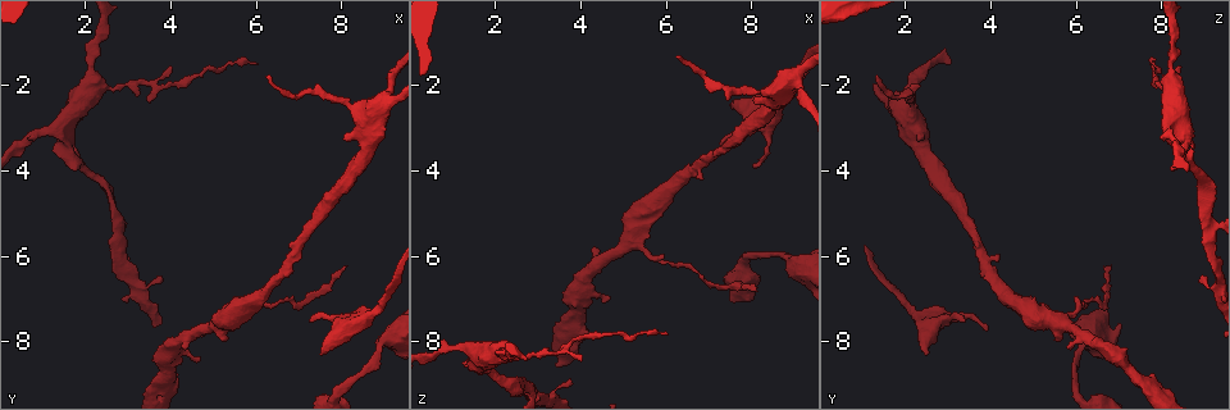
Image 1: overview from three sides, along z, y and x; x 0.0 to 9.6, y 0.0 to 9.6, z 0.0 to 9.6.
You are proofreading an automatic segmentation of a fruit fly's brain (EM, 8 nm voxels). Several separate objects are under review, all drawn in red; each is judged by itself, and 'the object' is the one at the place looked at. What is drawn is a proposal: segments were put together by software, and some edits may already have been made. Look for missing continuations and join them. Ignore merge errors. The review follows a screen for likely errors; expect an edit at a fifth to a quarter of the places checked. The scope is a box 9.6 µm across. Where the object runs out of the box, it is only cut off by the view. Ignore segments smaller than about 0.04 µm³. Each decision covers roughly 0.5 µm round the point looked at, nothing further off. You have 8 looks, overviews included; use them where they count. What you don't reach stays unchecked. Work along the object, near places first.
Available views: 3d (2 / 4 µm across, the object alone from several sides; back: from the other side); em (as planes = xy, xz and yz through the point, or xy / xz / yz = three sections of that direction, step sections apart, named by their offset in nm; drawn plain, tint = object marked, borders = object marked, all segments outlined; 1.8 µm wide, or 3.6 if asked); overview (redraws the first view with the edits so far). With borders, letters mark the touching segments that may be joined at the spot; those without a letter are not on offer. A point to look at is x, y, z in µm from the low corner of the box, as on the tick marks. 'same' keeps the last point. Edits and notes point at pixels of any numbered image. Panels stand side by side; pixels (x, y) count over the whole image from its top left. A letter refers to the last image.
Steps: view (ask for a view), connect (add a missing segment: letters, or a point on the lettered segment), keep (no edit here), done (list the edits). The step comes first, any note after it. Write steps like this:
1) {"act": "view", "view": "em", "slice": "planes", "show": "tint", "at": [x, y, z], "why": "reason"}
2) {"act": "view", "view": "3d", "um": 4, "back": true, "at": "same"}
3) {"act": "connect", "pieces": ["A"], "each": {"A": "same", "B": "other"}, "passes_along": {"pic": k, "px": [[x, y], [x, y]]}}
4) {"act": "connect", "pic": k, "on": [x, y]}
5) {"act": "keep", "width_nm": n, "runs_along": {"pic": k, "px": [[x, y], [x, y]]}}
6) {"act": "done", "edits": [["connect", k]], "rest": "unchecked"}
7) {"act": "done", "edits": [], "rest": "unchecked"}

{"act": "view", "view": "3d", "um": 2, "at": [8.10, 7.70, 3.95], "why": "branch stops here"}

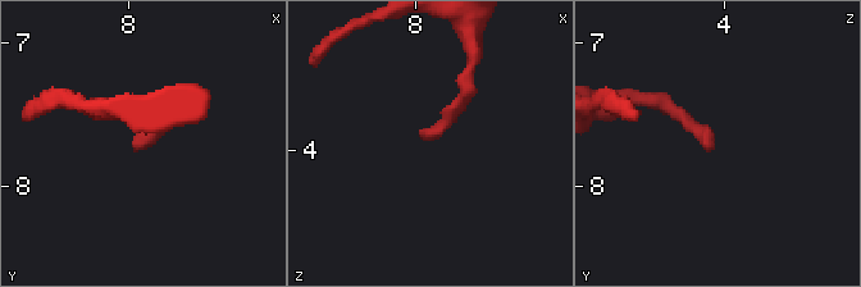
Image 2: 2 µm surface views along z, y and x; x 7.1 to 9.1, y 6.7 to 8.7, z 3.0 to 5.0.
{"act": "view", "view": "em", "slice": "planes", "show": "tint", "at": [8.04, 7.76, 3.90], "why": "shape alone is not enough"}

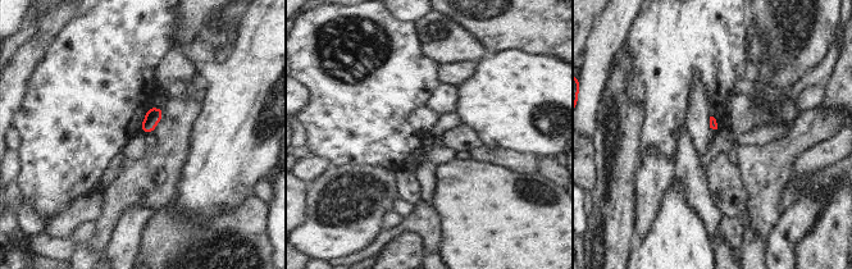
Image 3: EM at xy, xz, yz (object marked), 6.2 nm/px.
{"act": "view", "view": "em", "slice": "planes", "show": "borders", "at": "same"}

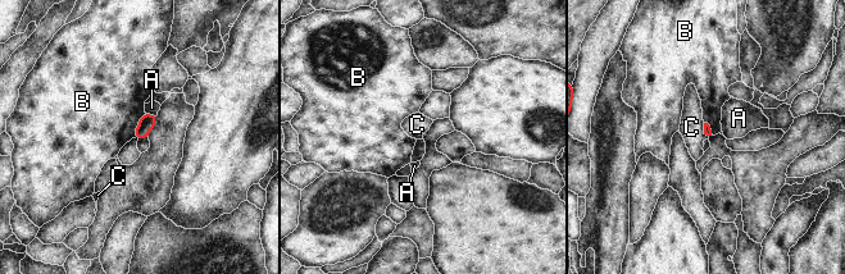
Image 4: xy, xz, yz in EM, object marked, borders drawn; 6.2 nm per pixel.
{"act": "keep", "each": {"A": "other", "B": "other", "C": "other"}, "border": {"pic": 4, "px": [[703, 123], [703, 133], [707, 138]]}, "found": "no lettered segment goes on from it"}

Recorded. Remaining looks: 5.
{"act": "view", "view": "em", "slice": "xz", "step": 4, "show": "tint", "at": [3.85, 6.50, 8.95], "why": "branch stops here"}

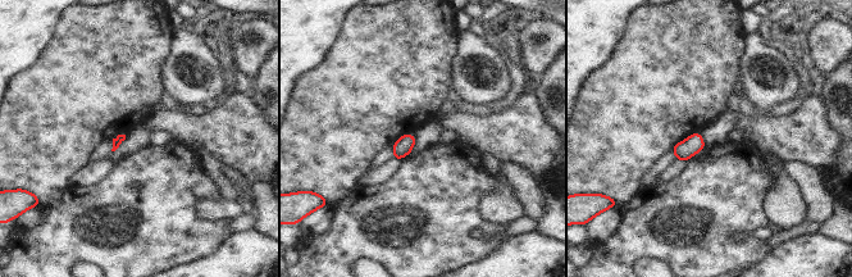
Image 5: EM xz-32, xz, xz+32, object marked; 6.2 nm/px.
{"act": "view", "view": "em", "slice": "planes", "show": "borders", "at": "same"}

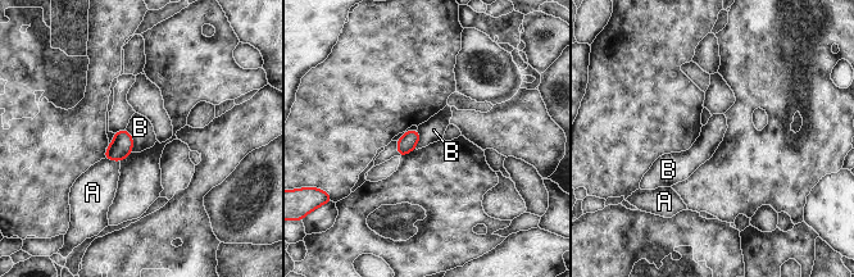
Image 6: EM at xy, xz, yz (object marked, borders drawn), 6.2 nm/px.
{"act": "keep", "each": {"A": "other", "B": "other"}, "border": {"pic": 6, "px": [[126, 128], [132, 137], [132, 151]]}, "found": "none of them fits"}

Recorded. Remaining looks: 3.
{"act": "view", "view": "3d", "um": 2, "at": [4.55, 8.30, 7.15], "why": "branch stops here"}

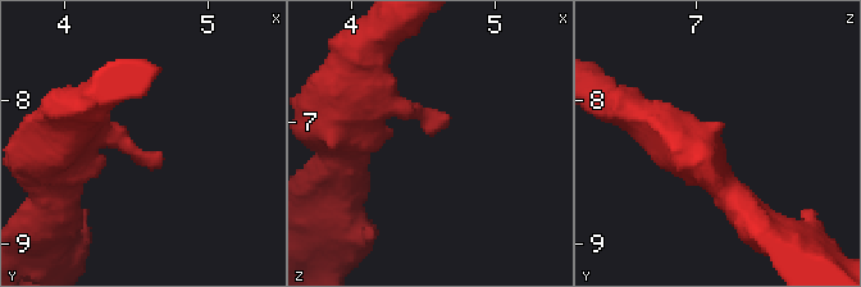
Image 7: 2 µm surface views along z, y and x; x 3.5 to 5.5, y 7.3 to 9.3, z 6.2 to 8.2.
{"act": "view", "view": "em", "slice": "xy", "step": 16, "show": "borders", "at": [4.58, 8.38, 7.08]}

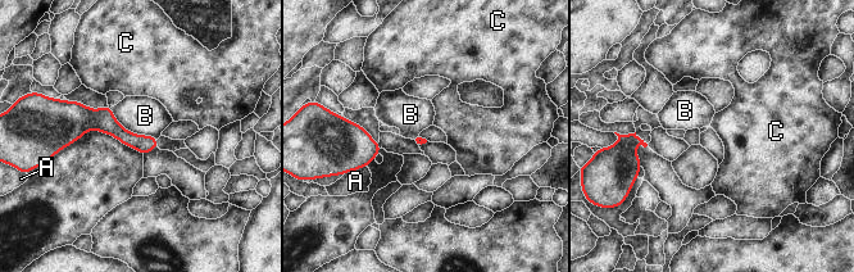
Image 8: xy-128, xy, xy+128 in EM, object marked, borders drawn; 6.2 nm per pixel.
{"act": "view", "view": "em", "slice": "yz", "step": 4, "show": "borders", "at": "same", "why": "another direction"}

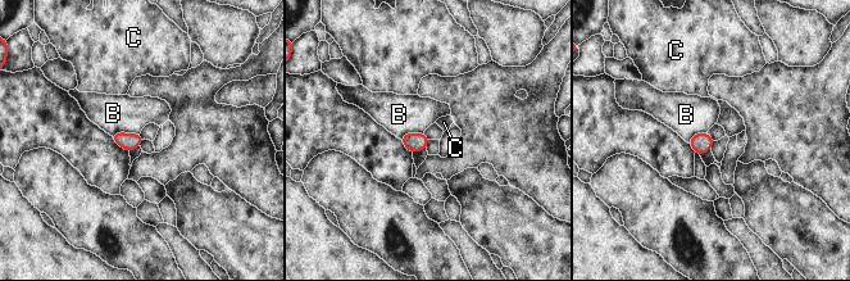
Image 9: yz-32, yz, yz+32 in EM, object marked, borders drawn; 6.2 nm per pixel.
{"act": "keep", "each": {"B": "other", "C": "other"}, "border": {"pic": 9, "px": [[139, 134], [116, 132], [112, 136]]}, "found": "none of them fits"}

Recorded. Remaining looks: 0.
{"act": "done", "edits": [], "rest": "unchecked"}

